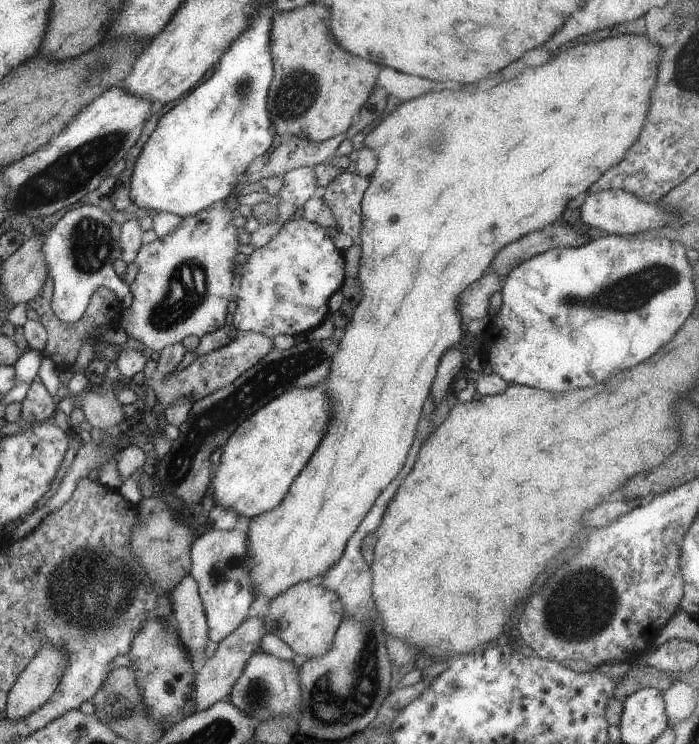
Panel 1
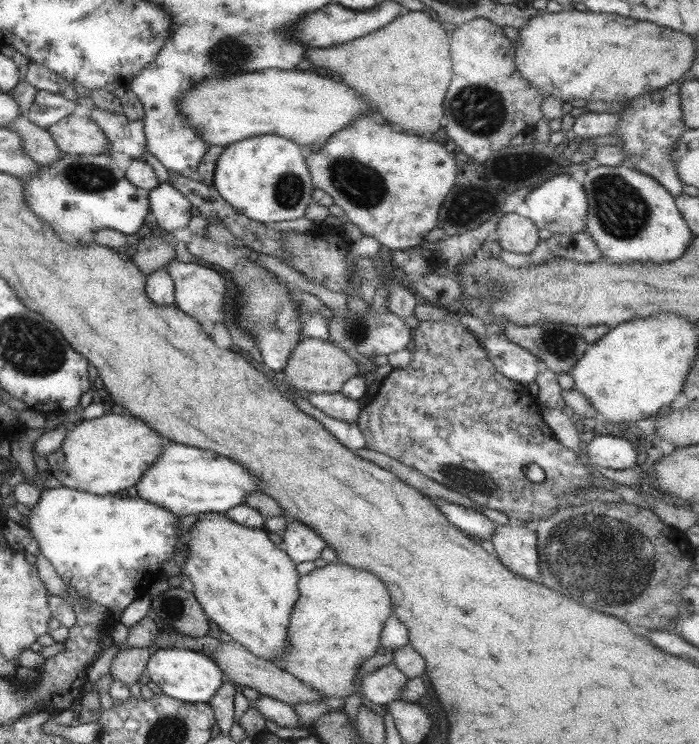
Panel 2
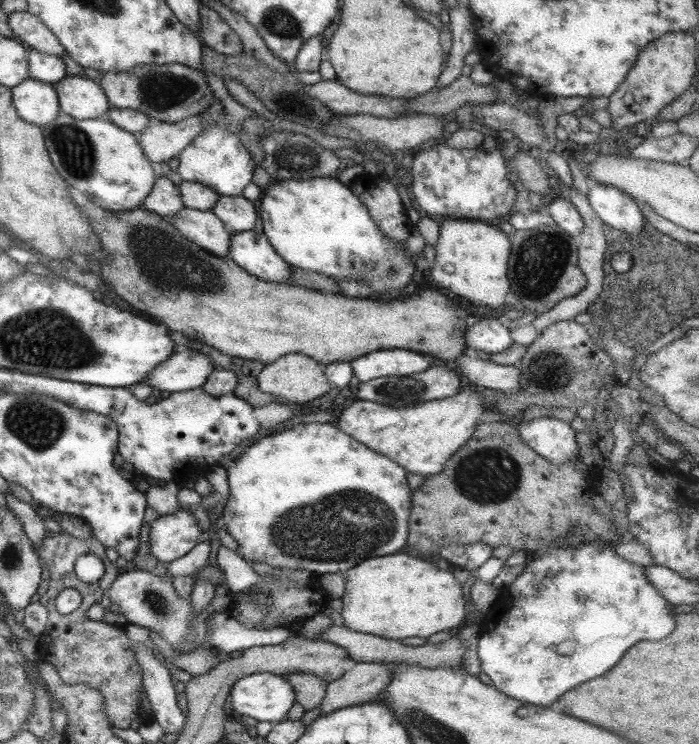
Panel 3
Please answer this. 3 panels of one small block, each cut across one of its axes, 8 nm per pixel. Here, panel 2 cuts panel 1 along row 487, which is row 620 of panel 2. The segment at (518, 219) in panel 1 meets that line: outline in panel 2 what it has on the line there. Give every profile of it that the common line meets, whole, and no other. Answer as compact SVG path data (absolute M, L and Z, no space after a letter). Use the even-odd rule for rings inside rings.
M327 562L323 567L315 567L297 578L297 591L299 596L293 604L287 624L285 650L274 662L303 684L313 687L319 695L345 699L355 691L353 679L359 665L373 656L379 647L379 634L383 622L392 615L389 592L373 574L339 562Z

